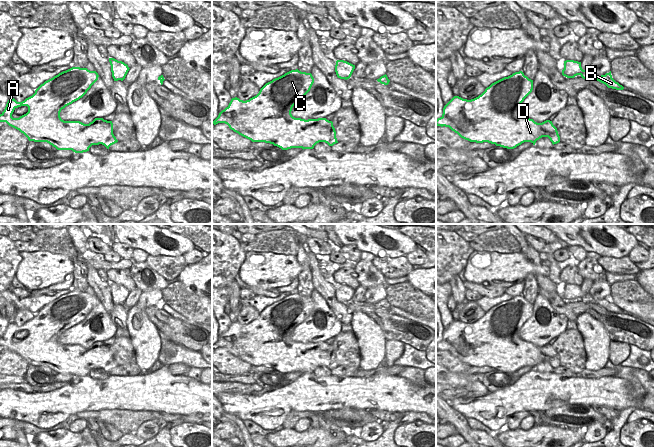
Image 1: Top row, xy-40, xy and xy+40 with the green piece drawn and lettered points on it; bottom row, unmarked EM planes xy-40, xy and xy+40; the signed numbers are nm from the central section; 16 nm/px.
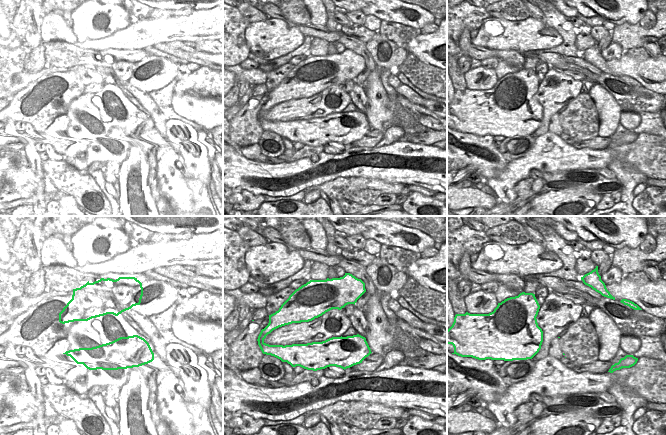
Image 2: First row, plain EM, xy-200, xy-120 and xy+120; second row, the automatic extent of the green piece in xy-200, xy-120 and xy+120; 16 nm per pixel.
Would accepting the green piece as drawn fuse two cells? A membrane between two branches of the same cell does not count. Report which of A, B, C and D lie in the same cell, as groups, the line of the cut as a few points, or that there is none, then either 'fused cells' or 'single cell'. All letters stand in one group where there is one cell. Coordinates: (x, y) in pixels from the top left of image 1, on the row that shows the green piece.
A B C D; no cut; single cell

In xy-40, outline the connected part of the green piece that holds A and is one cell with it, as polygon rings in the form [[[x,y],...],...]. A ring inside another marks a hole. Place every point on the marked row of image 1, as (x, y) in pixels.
[[[72,67],[45,81],[35,93],[22,102],[14,98],[9,99],[4,111],[0,114],[0,122],[6,122],[9,126],[23,133],[29,141],[47,142],[57,150],[72,150],[75,153],[89,151],[92,145],[104,145],[107,149],[118,142],[113,134],[112,121],[103,118],[95,118],[89,124],[80,121],[64,121],[60,112],[66,106],[82,98],[91,86],[98,80],[98,73],[87,68]],[[21,106],[27,106],[28,112],[19,118],[13,118],[14,110]]]

